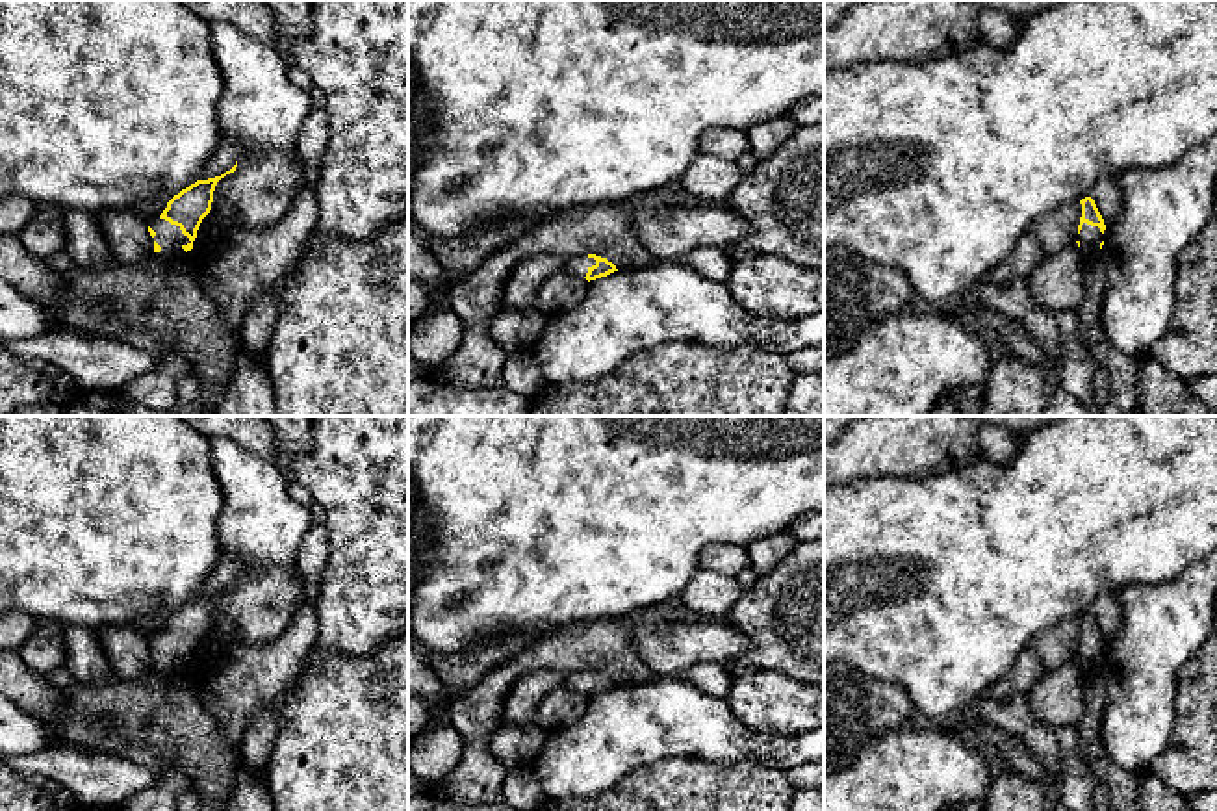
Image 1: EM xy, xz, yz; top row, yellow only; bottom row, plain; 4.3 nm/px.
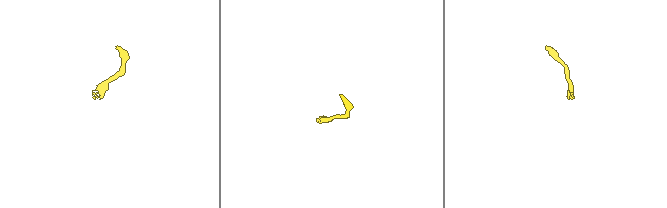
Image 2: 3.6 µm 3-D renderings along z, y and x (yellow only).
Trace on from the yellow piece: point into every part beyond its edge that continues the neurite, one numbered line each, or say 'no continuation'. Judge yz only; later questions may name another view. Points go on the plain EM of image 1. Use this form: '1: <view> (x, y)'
1: yz (1123, 787)

